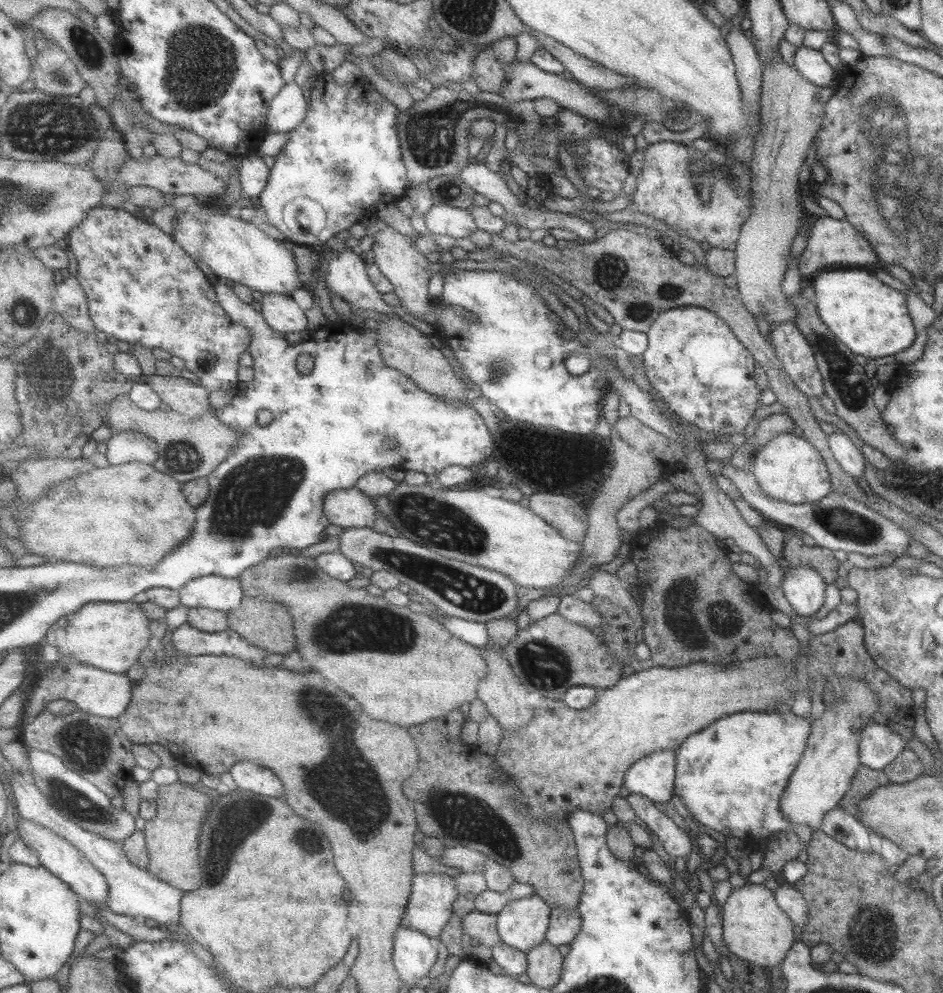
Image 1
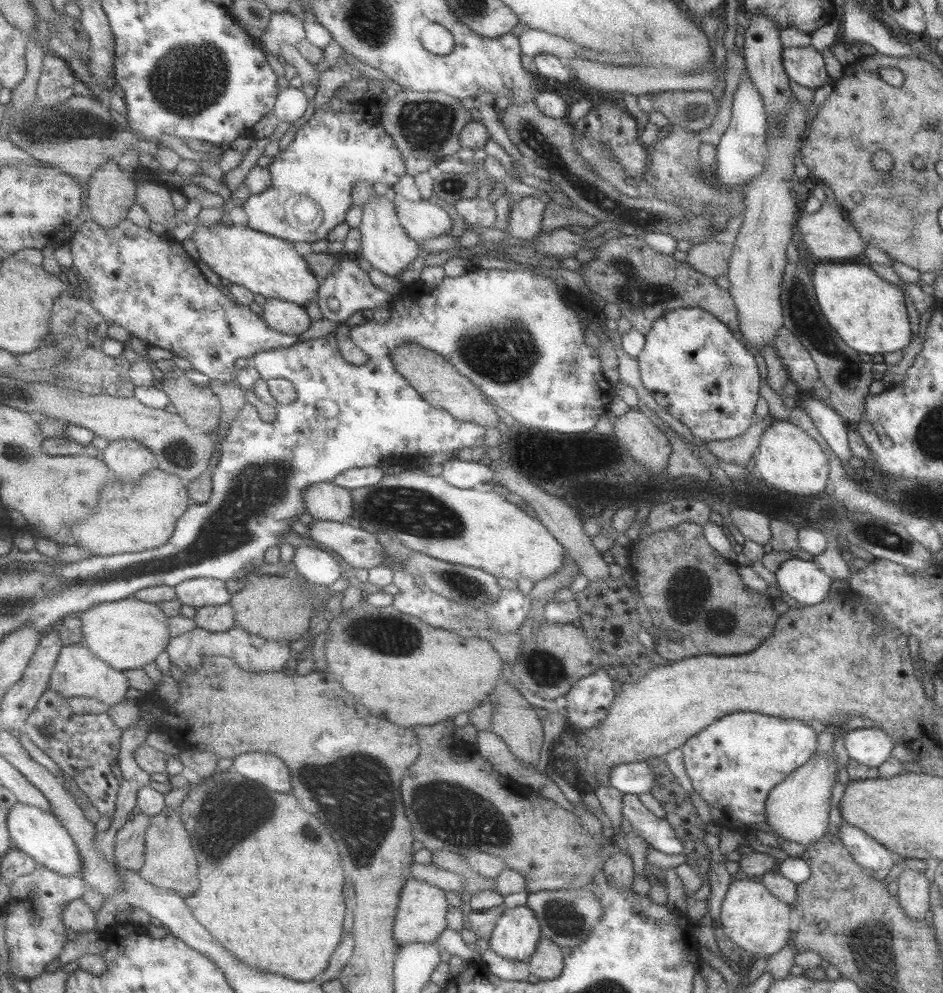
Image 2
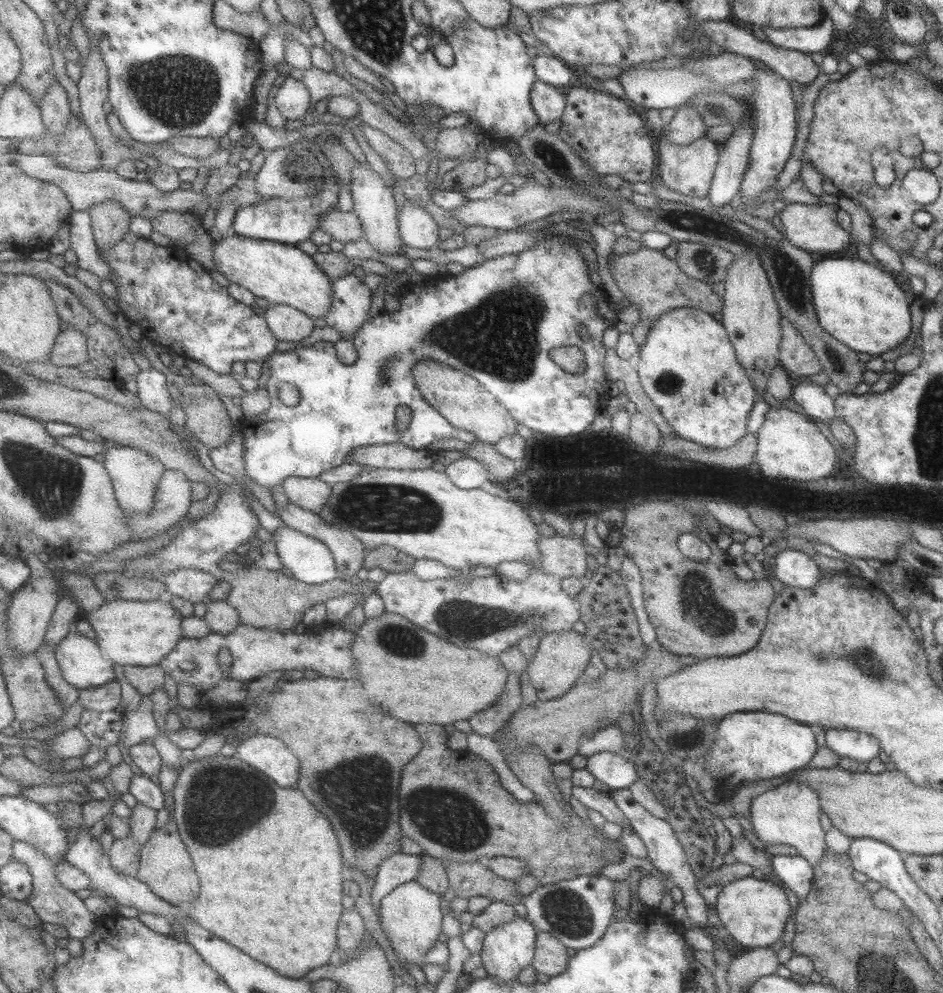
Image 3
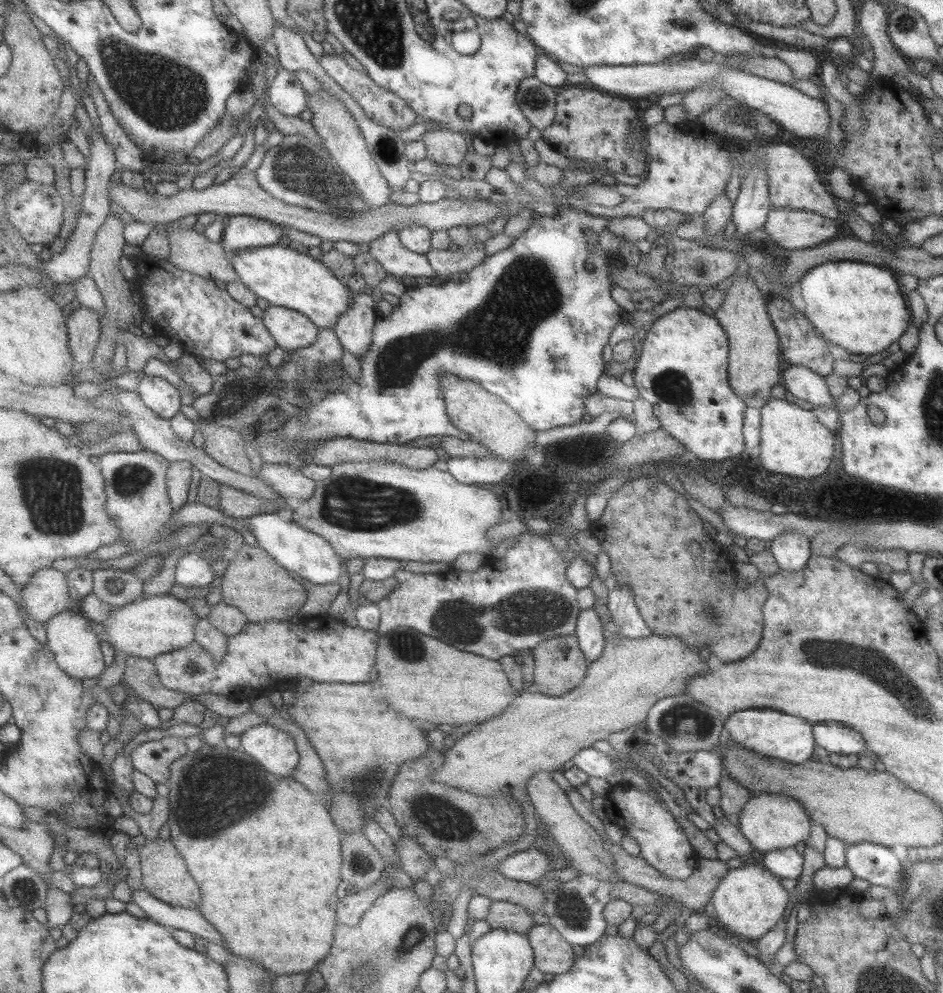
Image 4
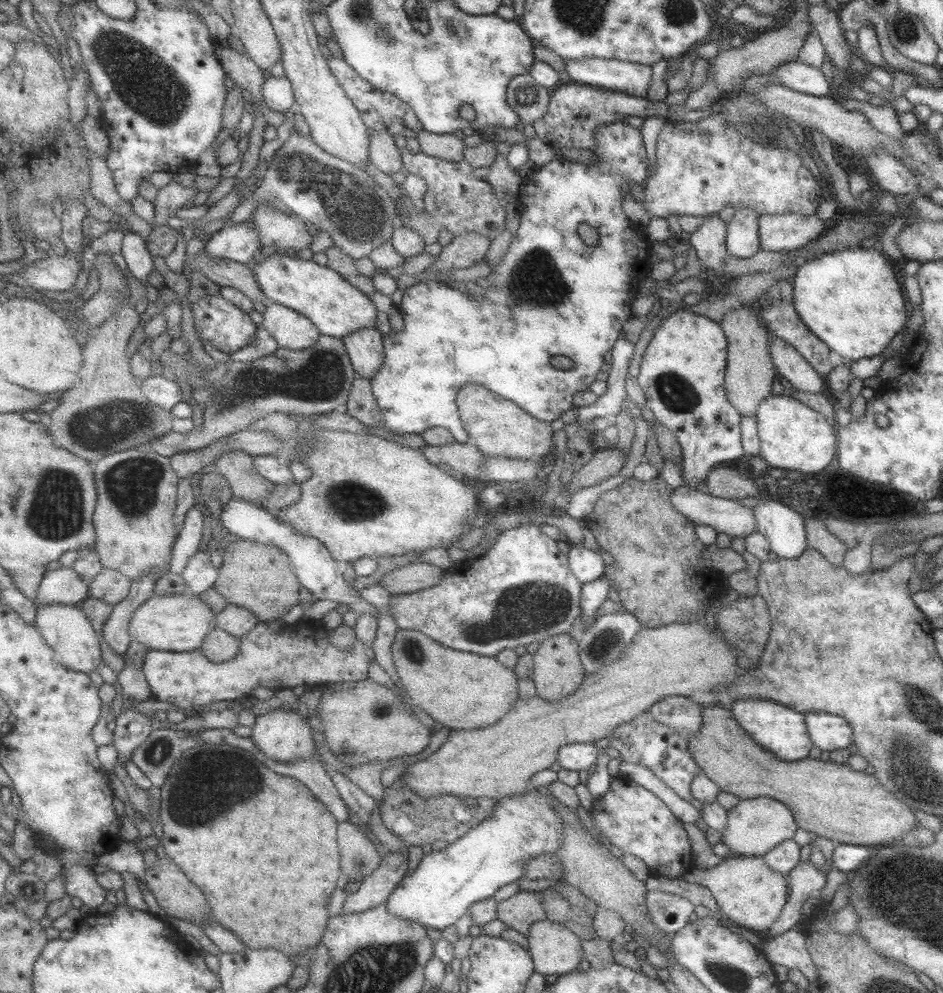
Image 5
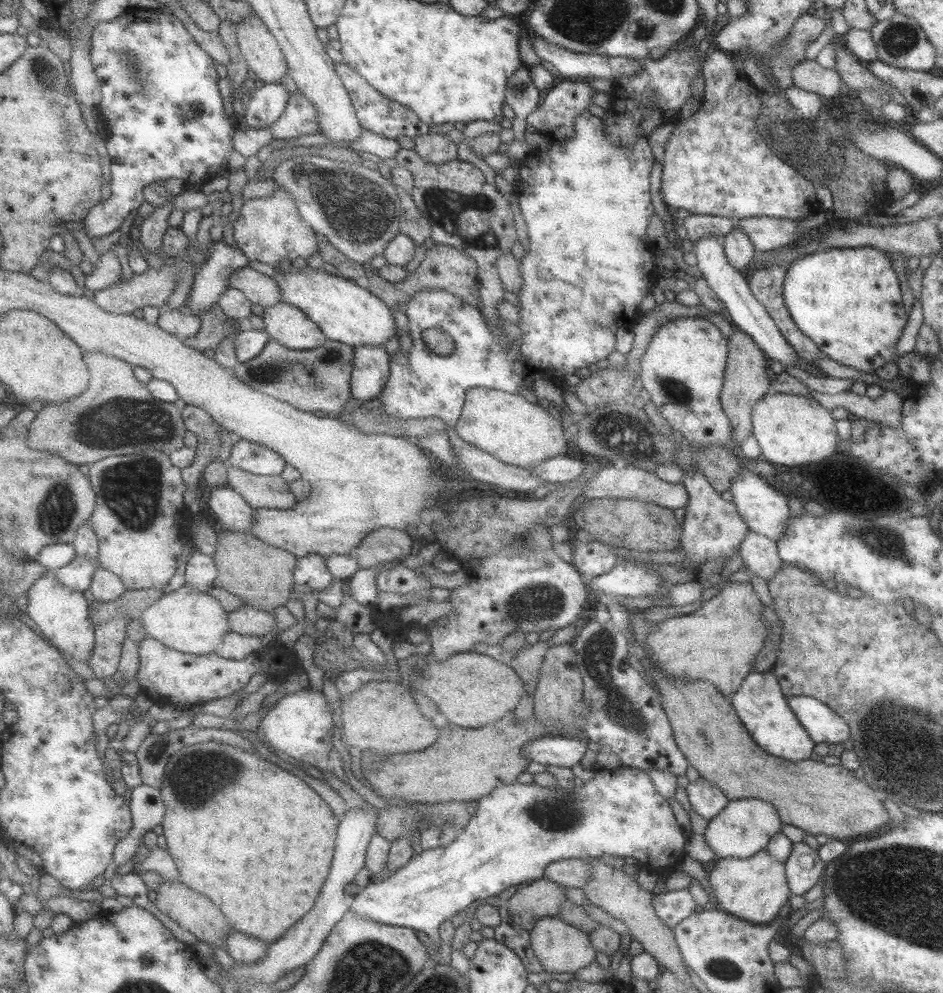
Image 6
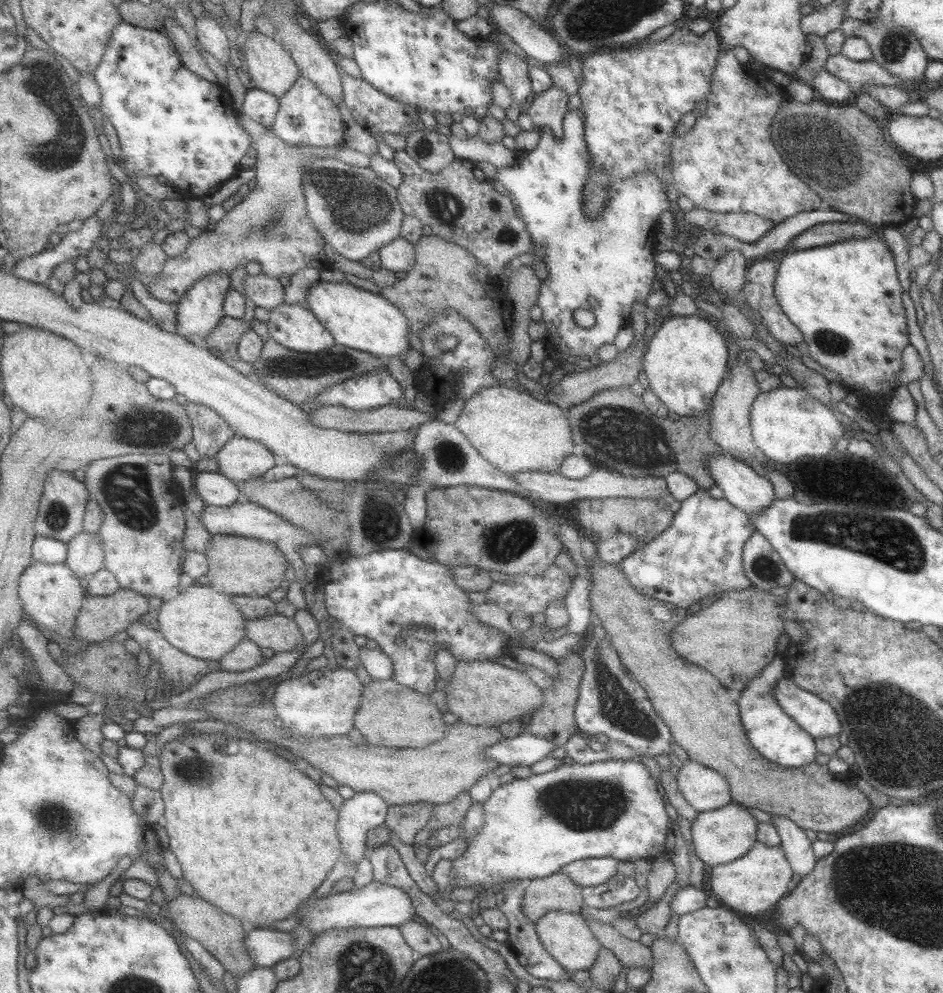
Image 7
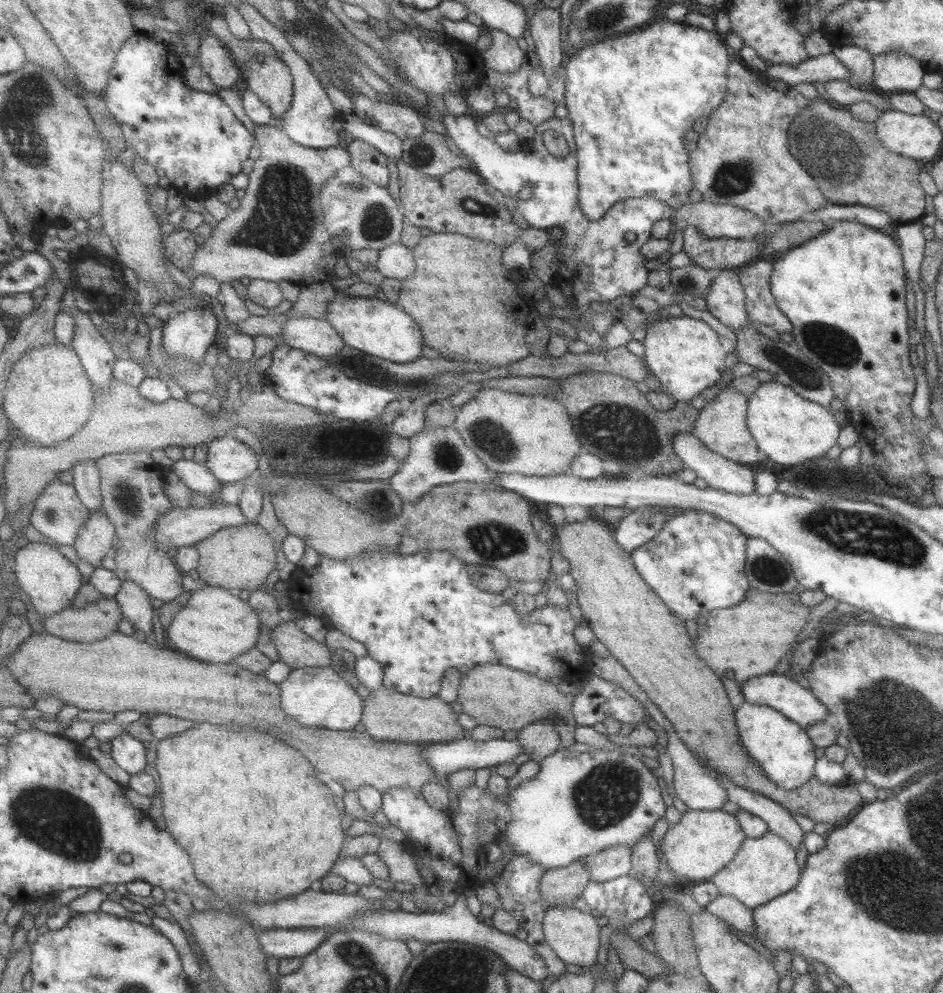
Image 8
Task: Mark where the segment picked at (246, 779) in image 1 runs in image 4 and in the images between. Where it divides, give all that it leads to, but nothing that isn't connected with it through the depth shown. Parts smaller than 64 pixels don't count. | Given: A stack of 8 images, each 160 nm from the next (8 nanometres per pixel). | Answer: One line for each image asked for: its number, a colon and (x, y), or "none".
2: (266, 767)
3: (267, 753)
4: (274, 747)

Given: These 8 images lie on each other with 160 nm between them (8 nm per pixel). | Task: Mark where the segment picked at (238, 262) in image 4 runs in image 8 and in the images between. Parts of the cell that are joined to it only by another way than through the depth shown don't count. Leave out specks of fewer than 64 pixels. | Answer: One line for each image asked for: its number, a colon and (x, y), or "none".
5: (336, 307)
6: (346, 312)
7: (363, 320)
8: (378, 327)

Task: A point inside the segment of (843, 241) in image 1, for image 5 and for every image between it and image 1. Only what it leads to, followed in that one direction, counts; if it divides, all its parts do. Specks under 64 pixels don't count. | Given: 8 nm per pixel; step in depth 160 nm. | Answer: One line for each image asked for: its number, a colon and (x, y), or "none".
2: (825, 234)
3: (813, 228)
4: (791, 229)
5: (778, 232)

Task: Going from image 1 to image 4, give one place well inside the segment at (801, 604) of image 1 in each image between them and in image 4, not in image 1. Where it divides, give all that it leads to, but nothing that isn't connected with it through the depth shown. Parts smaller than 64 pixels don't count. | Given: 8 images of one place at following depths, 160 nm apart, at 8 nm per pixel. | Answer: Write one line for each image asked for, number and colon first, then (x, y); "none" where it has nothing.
2: (802, 581)
3: (793, 568)
4: (790, 551)

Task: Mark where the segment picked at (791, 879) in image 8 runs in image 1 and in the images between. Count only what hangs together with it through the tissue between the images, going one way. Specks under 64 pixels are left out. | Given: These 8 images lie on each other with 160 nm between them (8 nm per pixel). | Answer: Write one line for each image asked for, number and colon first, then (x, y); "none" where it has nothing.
1: (754, 928)
2: (754, 919)
3: (753, 910)
4: (748, 900)
5: (749, 893)
6: (754, 889)
7: (752, 884)

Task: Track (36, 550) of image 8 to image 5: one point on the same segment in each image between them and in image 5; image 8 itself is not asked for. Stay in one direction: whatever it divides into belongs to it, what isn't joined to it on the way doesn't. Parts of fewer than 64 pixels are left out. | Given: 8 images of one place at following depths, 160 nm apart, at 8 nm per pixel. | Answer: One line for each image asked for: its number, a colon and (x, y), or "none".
5: (68, 629)
6: (63, 615)
7: (53, 595)

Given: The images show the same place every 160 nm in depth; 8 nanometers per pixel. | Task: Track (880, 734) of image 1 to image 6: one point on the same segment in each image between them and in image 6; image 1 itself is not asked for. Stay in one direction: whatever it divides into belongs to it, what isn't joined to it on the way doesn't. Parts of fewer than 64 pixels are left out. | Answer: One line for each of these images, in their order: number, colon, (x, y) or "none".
2: (870, 746)
3: (859, 746)
4: (833, 736)
5: (827, 731)
6: (822, 725)

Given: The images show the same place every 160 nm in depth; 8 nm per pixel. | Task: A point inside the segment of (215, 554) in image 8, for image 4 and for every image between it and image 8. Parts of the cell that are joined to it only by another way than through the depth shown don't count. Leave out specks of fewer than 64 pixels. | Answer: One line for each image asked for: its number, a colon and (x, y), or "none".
4: (254, 581)
5: (256, 576)
6: (263, 575)
7: (239, 565)

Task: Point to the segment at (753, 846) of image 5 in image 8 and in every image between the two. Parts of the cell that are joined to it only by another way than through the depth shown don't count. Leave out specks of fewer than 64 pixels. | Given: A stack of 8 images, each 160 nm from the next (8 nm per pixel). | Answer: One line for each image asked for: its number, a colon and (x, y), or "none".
6: (743, 827)
7: (718, 836)
8: (694, 849)

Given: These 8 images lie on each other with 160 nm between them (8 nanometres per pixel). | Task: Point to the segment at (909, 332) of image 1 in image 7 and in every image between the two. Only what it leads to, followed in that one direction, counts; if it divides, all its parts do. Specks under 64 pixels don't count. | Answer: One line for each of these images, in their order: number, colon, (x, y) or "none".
2: (868, 313)
3: (861, 305)
4: (856, 305)
5: (849, 299)
6: (846, 300)
7: (844, 297)

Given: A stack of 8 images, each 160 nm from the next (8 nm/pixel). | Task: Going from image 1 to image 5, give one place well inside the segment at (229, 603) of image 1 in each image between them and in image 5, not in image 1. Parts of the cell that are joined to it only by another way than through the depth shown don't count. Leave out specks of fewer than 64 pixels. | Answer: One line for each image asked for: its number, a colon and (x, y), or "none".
2: (200, 592)
3: (194, 585)
4: (192, 571)
5: (201, 574)

